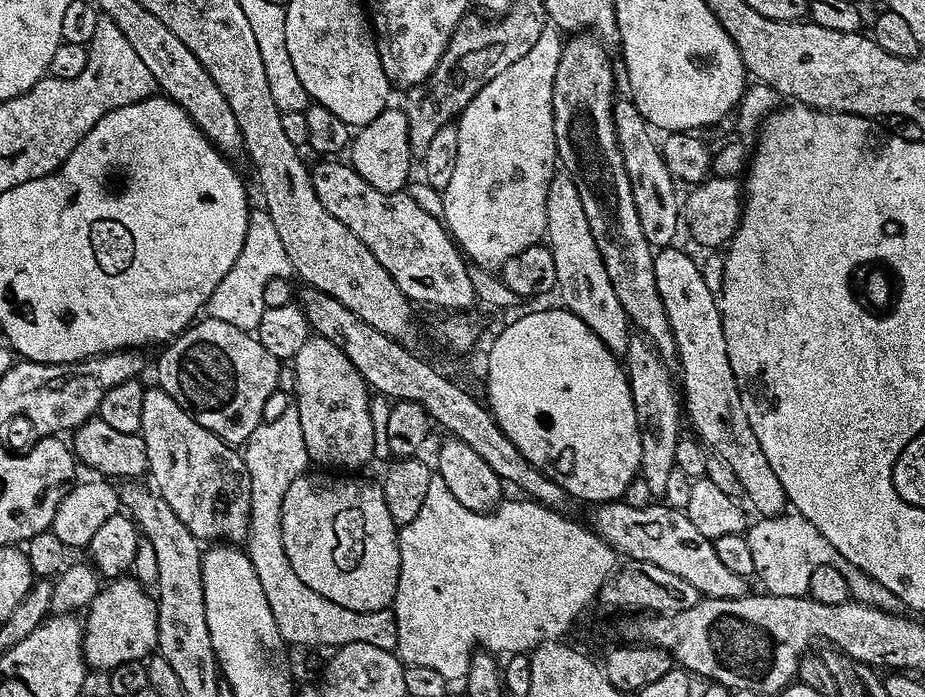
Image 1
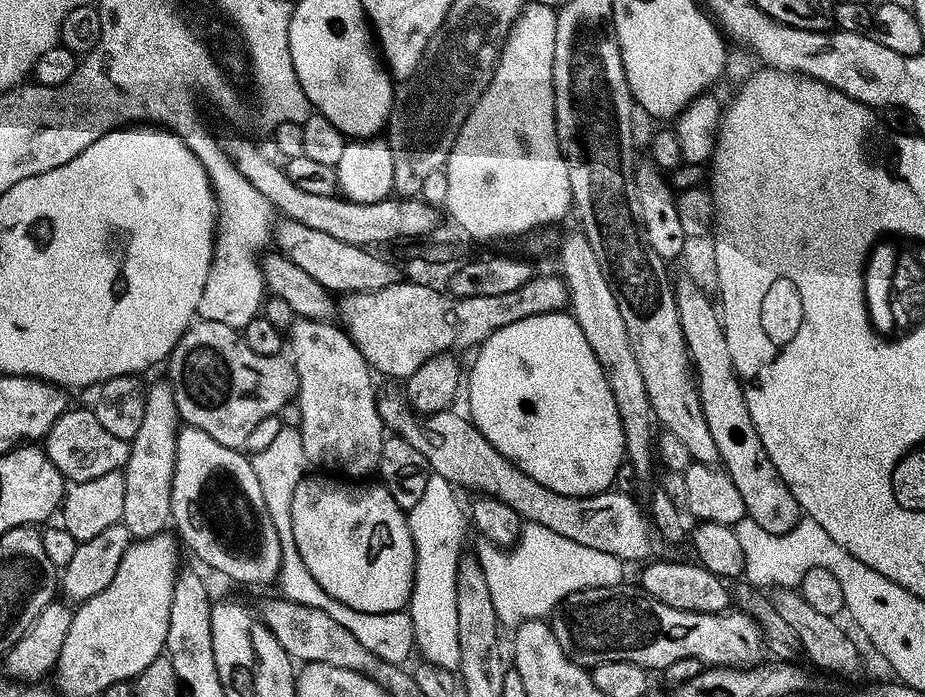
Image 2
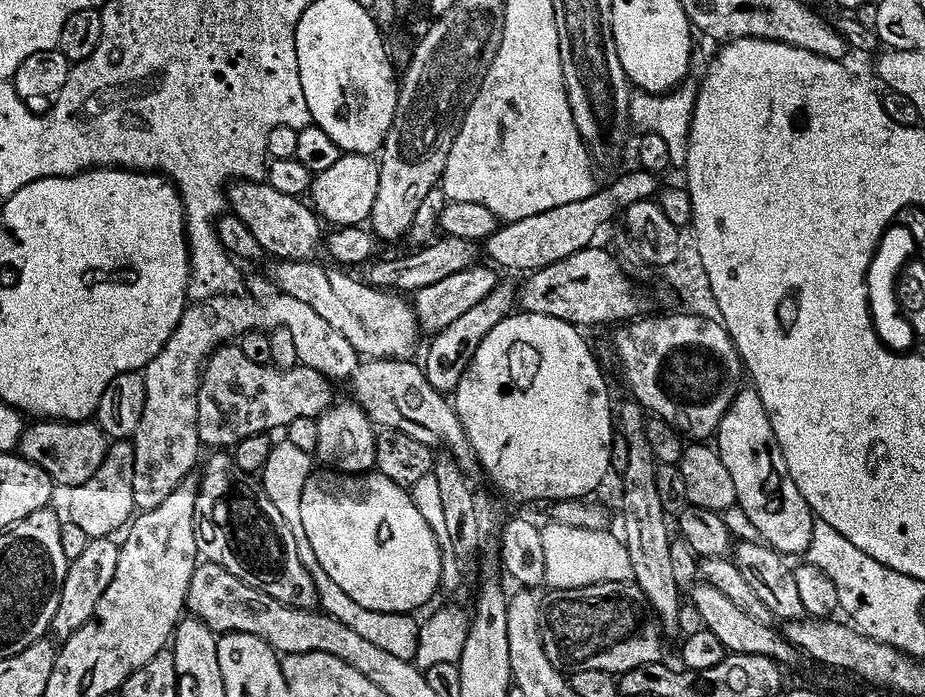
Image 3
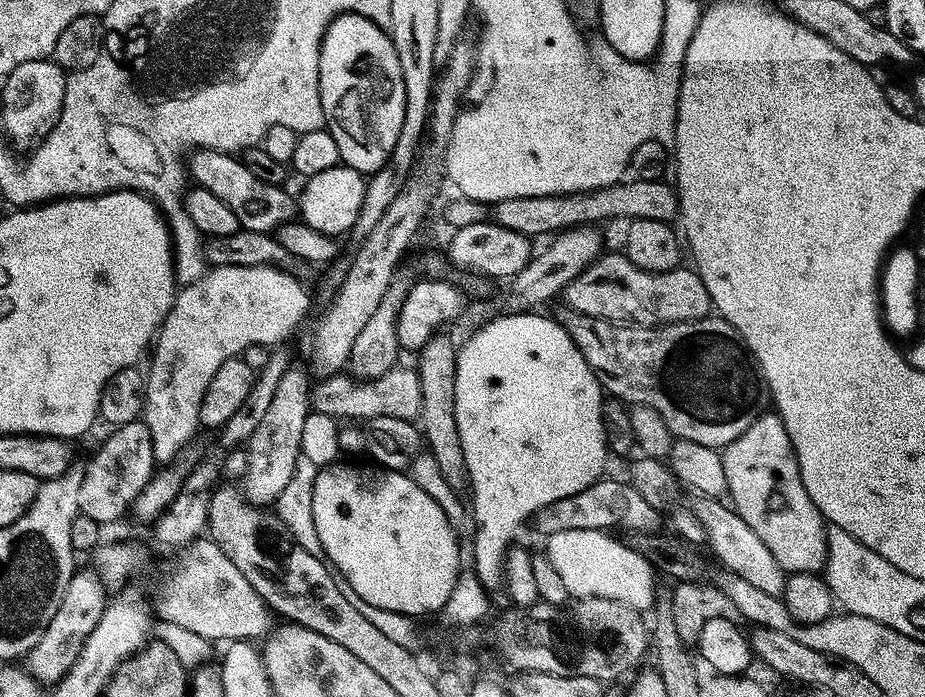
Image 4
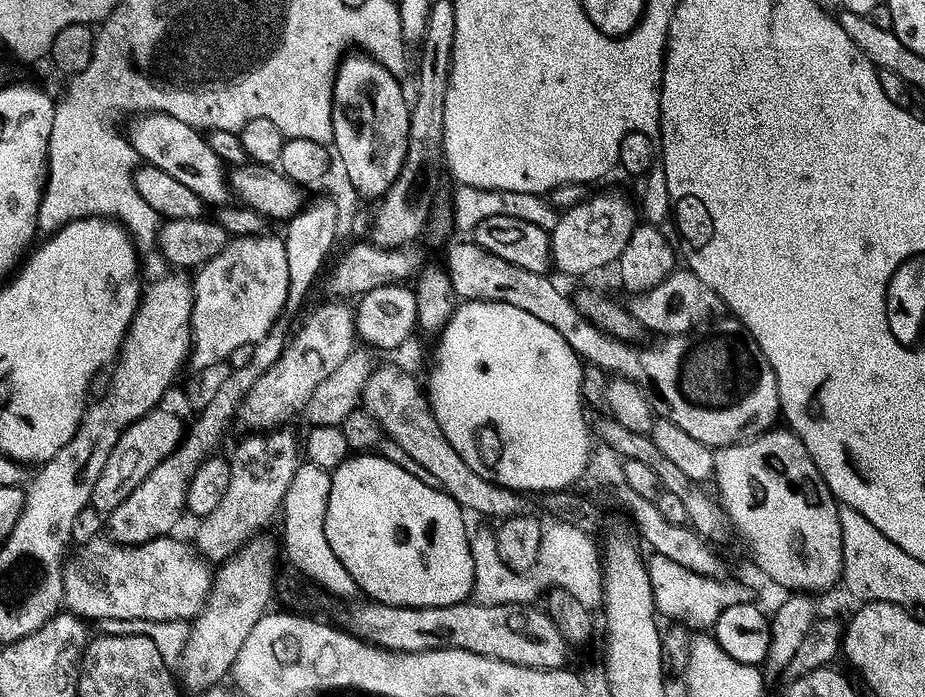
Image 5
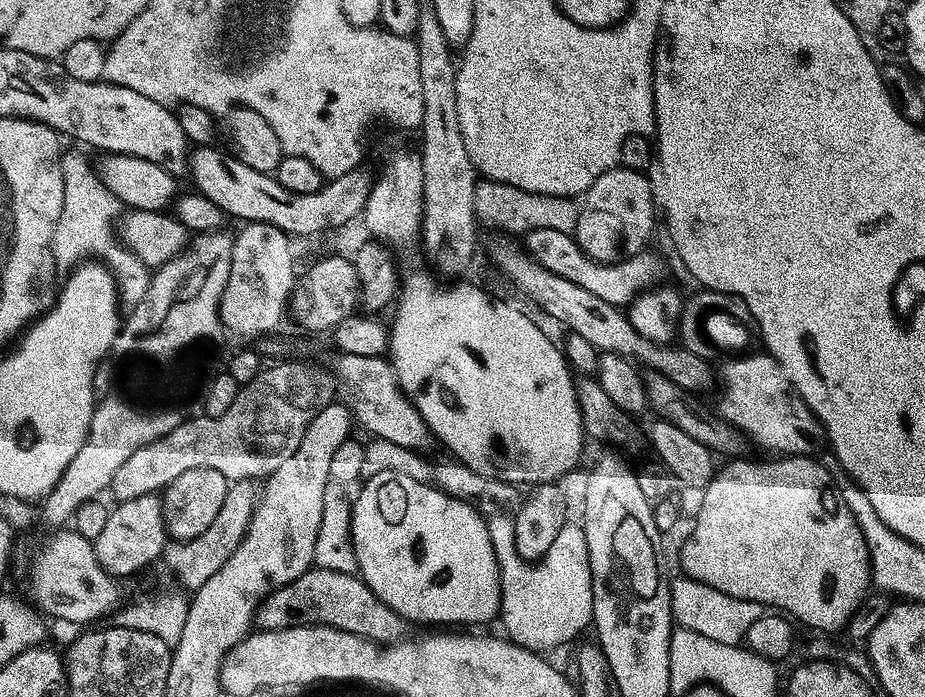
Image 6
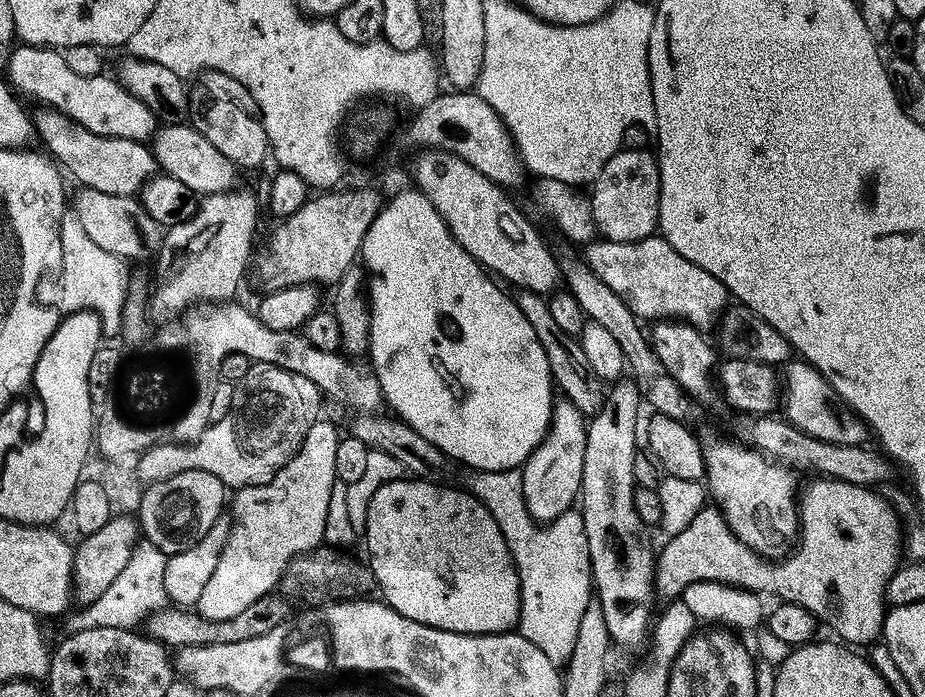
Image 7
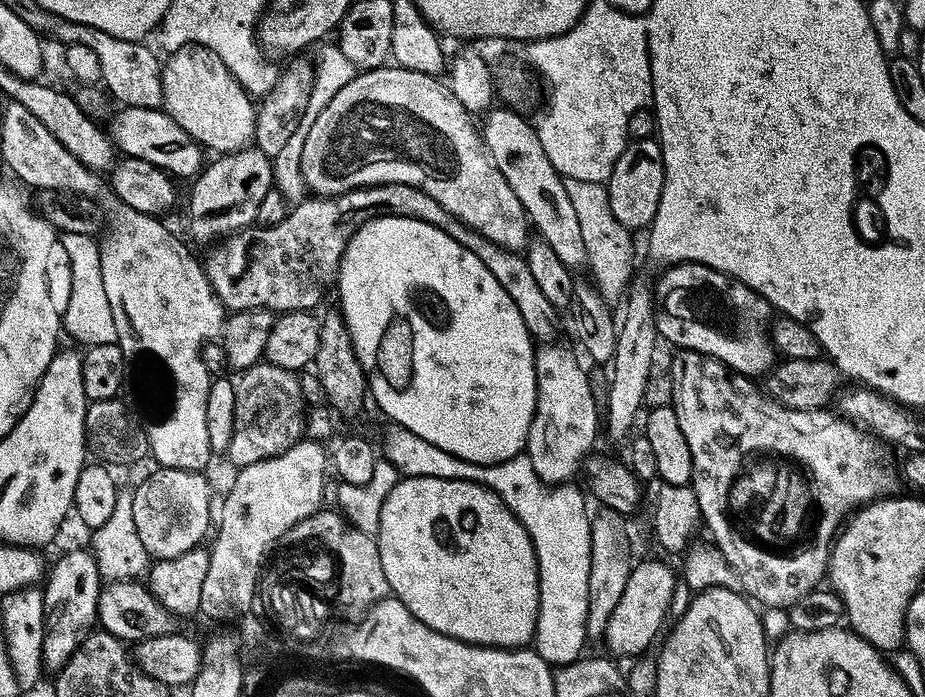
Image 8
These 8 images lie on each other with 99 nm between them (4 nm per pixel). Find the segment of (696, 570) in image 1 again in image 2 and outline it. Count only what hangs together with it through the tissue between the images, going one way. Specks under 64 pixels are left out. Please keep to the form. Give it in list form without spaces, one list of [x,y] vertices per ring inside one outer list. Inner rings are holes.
[[[381,395],[378,407],[385,429],[414,446],[426,458],[431,471],[446,478],[457,489],[469,488],[473,494],[495,497],[498,502],[505,503],[516,511],[521,521],[529,525],[546,526],[546,530],[556,536],[570,538],[578,542],[578,546],[590,546],[590,550],[614,554],[625,562],[644,562],[653,555],[651,552],[655,550],[656,542],[658,543],[654,525],[649,513],[636,505],[635,495],[609,490],[598,492],[594,496],[567,496],[554,490],[546,490],[542,482],[534,482],[530,474],[518,470],[518,466],[498,454],[498,450],[494,450],[494,446],[486,442],[484,435],[467,415],[459,416],[456,410],[449,410],[434,412],[421,418],[412,411],[403,395]]]

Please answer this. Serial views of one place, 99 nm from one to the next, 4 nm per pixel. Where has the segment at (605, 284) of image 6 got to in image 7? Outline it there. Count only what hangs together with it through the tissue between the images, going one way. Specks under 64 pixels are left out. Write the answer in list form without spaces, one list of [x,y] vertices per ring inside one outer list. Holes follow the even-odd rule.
[[[653,234],[634,243],[615,243],[613,240],[594,240],[583,247],[583,261],[600,281],[616,292],[629,310],[640,320],[682,319],[699,328],[707,328],[719,319],[727,307],[722,298],[710,296],[718,288],[710,288],[708,271],[694,266],[664,237]]]

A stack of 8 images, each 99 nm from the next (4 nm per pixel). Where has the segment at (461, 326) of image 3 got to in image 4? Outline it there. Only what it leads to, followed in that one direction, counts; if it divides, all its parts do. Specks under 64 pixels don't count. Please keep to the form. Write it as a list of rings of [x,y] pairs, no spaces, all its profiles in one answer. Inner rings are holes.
[[[581,226],[578,228],[566,228],[563,232],[553,235],[547,241],[544,253],[533,255],[528,265],[518,273],[511,281],[512,297],[508,300],[507,311],[515,314],[521,310],[532,310],[535,304],[544,304],[547,300],[557,299],[558,294],[563,293],[564,287],[574,277],[592,263],[597,256],[601,255],[600,236],[597,229],[592,226]]]

